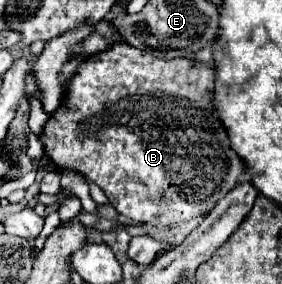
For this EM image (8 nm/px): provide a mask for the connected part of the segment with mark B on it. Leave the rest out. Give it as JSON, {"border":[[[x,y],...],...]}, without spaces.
{"border":[[[117,42],[113,44],[109,50],[87,56],[75,76],[71,80],[67,80],[67,92],[65,92],[65,100],[61,102],[61,106],[57,108],[55,116],[51,114],[51,118],[47,120],[39,140],[45,148],[45,154],[51,158],[51,162],[55,164],[57,172],[77,172],[81,174],[87,182],[97,184],[109,198],[109,204],[123,216],[145,224],[145,226],[153,226],[153,228],[169,228],[171,224],[181,224],[181,222],[189,222],[199,214],[207,214],[211,212],[211,208],[229,192],[235,188],[239,174],[245,170],[241,158],[231,150],[229,146],[229,136],[225,132],[225,128],[221,126],[221,122],[217,120],[217,116],[213,114],[211,108],[211,96],[213,96],[213,80],[215,80],[215,70],[205,66],[205,64],[195,64],[187,58],[175,58],[175,60],[159,60],[153,58],[149,52],[143,52],[139,48],[131,48],[127,42]]]}

